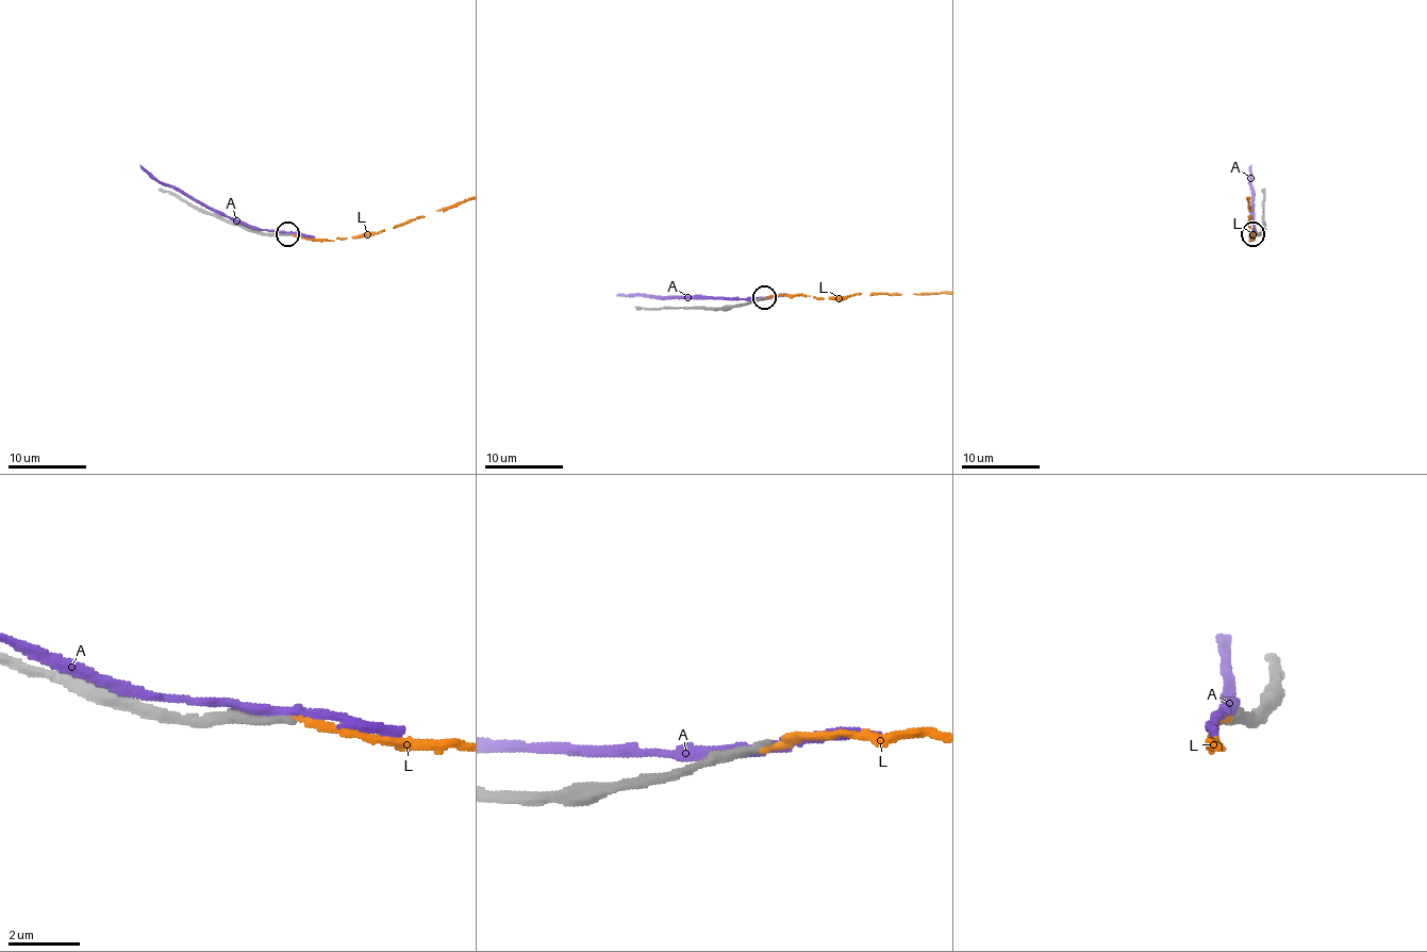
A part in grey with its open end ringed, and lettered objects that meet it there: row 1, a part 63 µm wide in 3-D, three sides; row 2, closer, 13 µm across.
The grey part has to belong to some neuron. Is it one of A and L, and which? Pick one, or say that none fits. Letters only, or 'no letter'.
L

